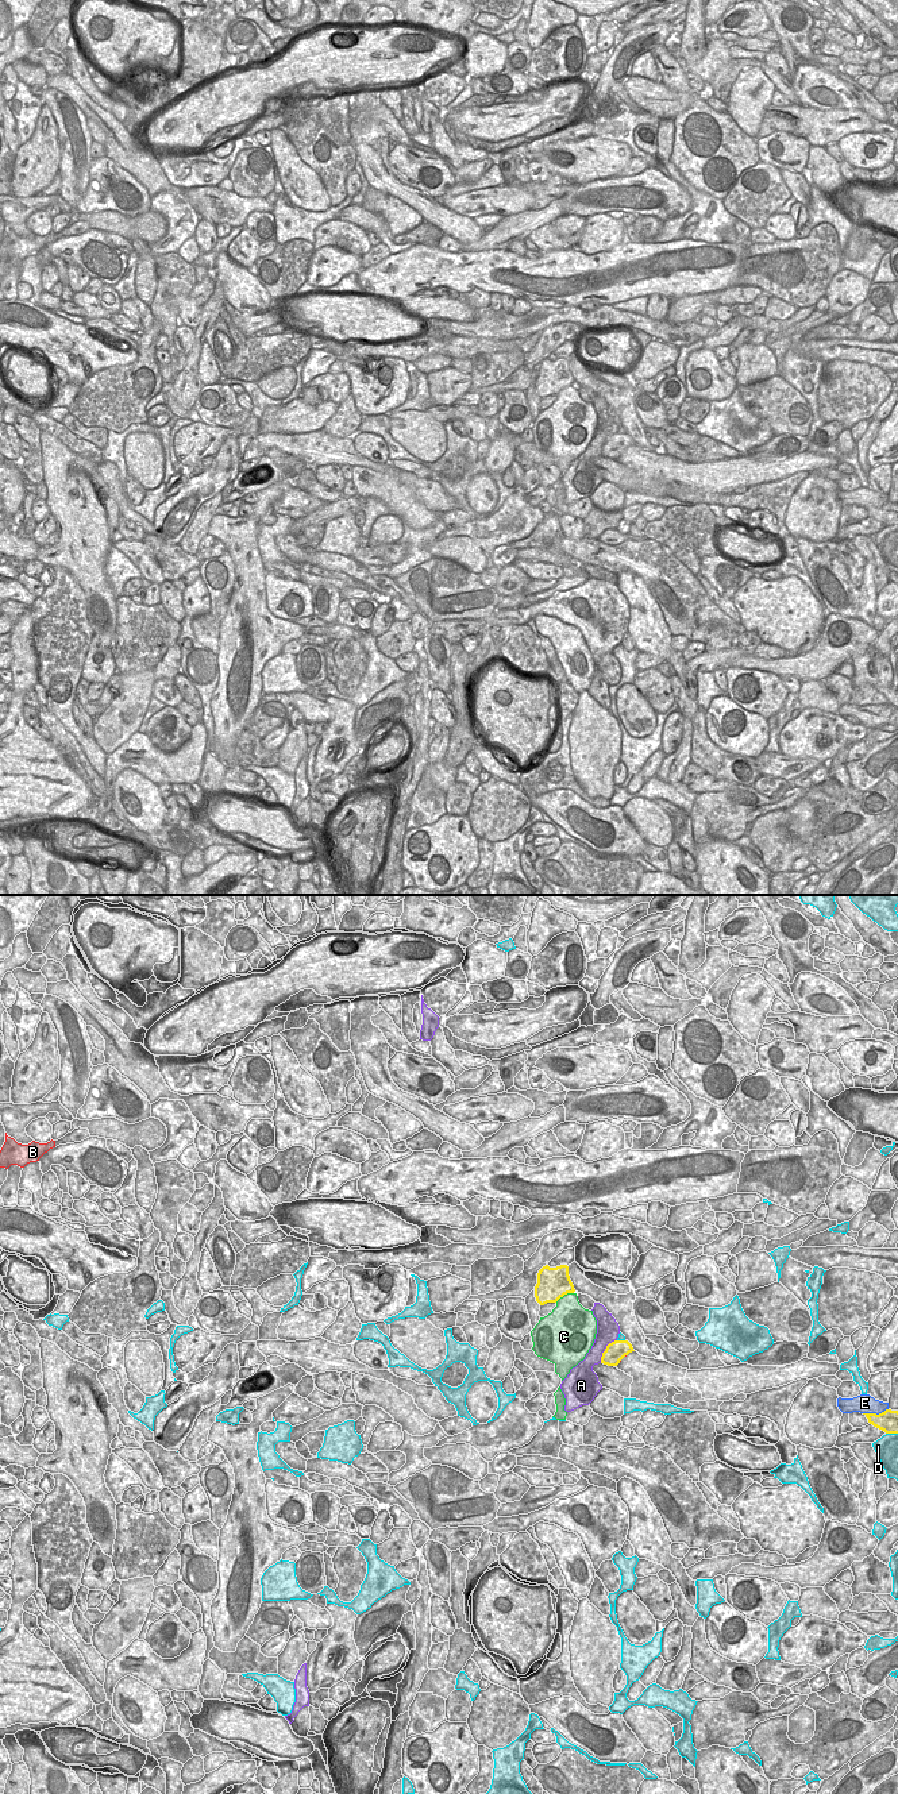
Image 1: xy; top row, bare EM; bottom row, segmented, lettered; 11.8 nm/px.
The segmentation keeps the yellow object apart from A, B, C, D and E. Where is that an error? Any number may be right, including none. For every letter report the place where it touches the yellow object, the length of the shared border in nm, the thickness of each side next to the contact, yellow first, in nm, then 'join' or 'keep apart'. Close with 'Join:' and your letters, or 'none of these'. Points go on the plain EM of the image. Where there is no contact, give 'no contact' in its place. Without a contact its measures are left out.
A: xy (605, 443) | 340 nm | 240/280 nm | keep apart
B: no contact | join
C: xy (563, 388) | 260 nm | 380/380 nm | keep apart
D: xy (891, 525) | 140 nm | 240/280 nm | keep apart
E: xy (875, 506) | 320 nm | 240/220 nm | keep apart
Join: B

